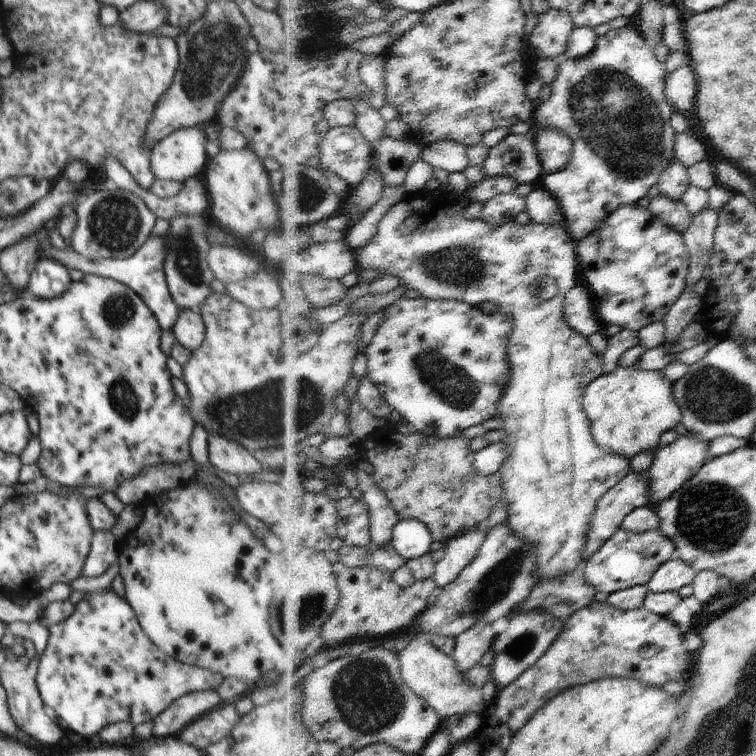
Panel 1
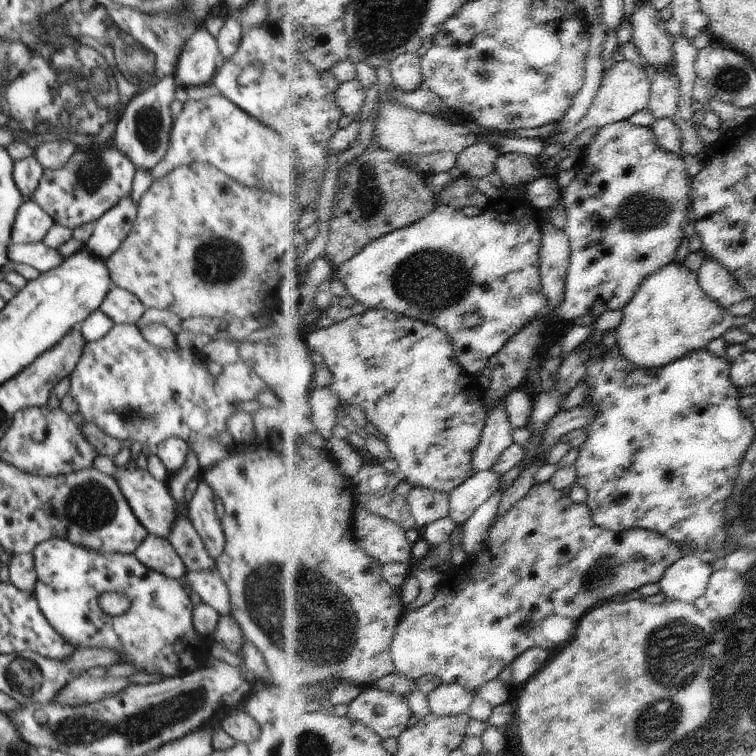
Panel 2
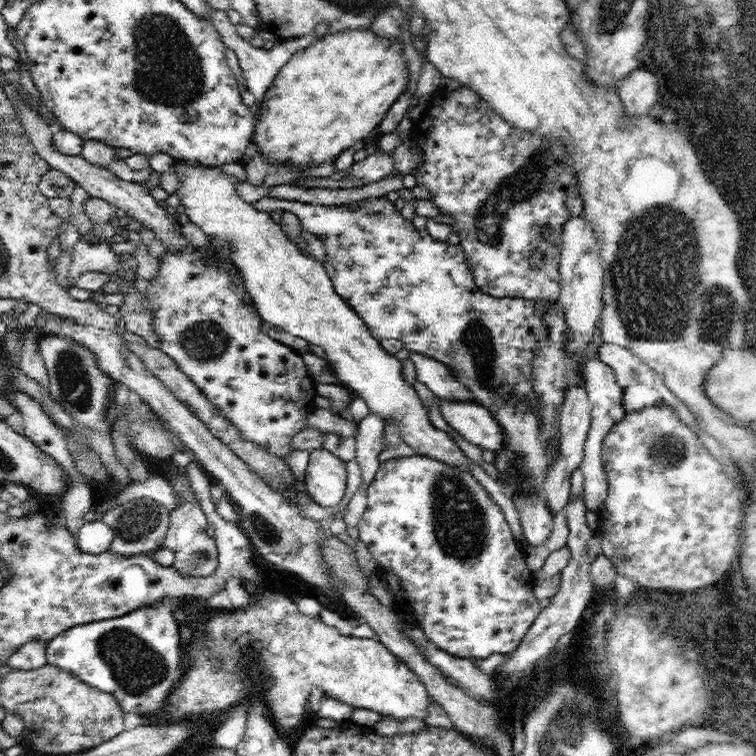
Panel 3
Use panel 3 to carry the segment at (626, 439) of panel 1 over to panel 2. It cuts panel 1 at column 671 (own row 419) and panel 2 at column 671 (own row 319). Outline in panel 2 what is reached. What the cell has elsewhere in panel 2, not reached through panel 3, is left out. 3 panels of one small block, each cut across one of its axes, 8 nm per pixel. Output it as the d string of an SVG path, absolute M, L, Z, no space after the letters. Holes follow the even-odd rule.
M674 262L651 276L640 288L639 294L623 311L625 313L622 325L617 331L617 344L633 364L641 368L661 368L676 363L694 352L708 349L718 338L724 337L734 328L742 328L751 323L747 315L733 316L730 310L723 308L702 286L699 272L691 270L684 262Z

